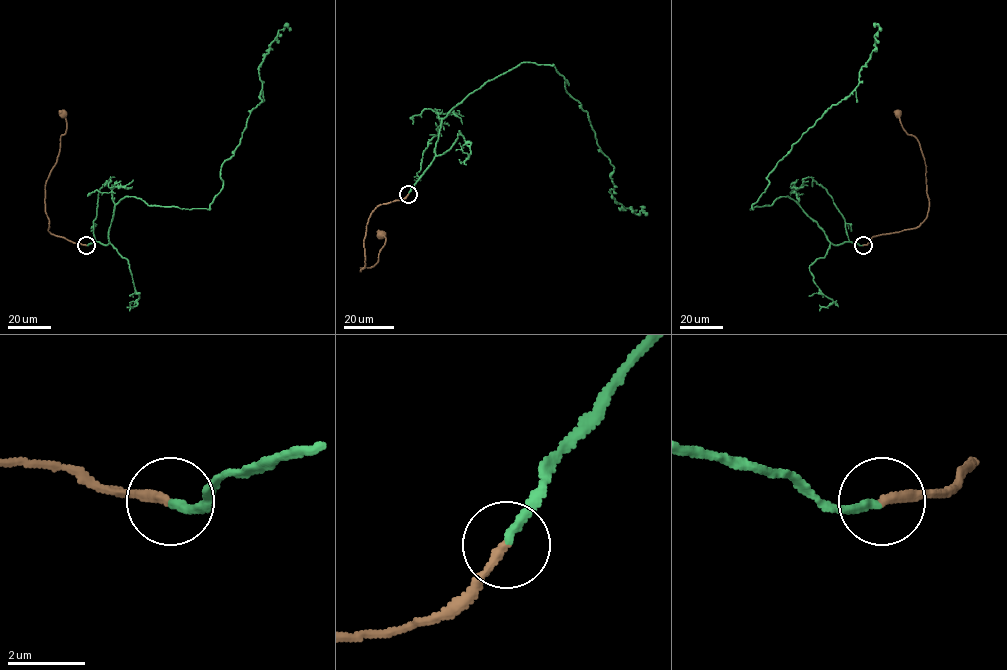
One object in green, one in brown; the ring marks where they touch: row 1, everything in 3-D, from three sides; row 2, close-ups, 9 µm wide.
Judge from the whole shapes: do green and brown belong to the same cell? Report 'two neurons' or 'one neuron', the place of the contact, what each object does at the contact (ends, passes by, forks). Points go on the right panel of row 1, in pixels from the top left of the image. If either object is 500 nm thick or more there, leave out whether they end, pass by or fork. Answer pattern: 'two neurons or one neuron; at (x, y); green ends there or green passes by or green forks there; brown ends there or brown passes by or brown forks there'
one neuron; at (863, 245); green ends there; brown ends there

